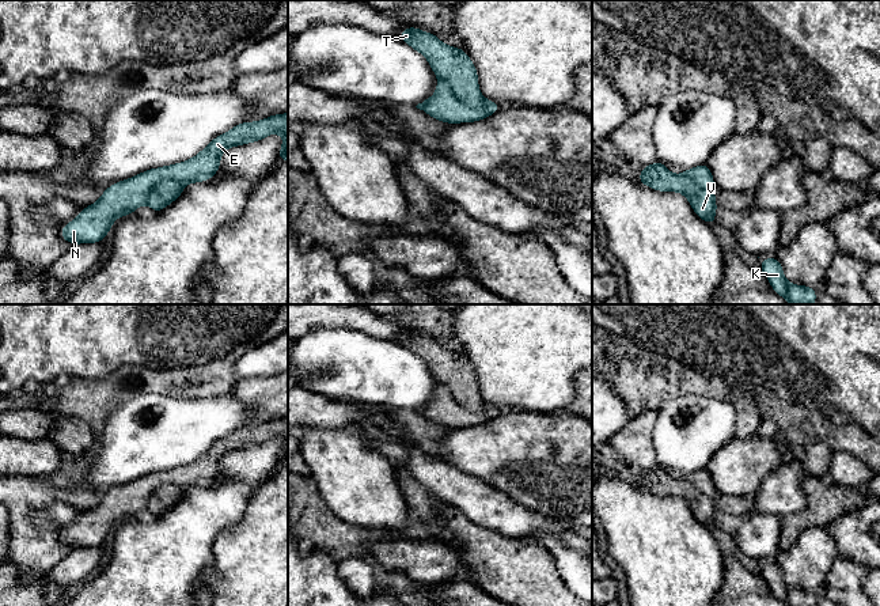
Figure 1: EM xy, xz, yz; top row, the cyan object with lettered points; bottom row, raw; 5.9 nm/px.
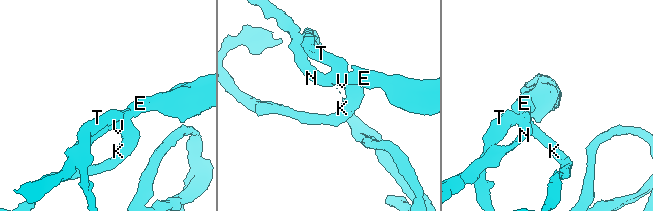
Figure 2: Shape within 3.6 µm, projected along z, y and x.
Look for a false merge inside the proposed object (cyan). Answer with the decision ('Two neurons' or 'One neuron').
Two neurons

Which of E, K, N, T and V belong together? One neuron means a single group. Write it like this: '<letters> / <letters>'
E N / K T V

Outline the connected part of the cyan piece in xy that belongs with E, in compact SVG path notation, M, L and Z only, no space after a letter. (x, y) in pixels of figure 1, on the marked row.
M288 113L242 122L215 137L198 155L186 162L151 168L109 186L95 204L86 207L69 224L61 227L61 238L72 245L100 242L115 219L134 213L137 207L147 202L156 183L175 181L186 185L208 181L219 171L221 154L227 148L262 140L270 133L280 133L285 139L278 160L288 160Z

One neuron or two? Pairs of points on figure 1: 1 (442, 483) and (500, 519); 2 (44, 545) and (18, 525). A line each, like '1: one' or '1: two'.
1: one
2: one

